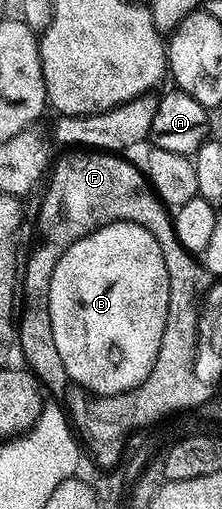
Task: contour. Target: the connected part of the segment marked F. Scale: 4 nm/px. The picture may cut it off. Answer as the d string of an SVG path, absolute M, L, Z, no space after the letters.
M74 148L69 152L62 152L59 158L57 155L48 174L50 191L43 196L42 207L38 210L38 243L31 248L30 255L24 258L24 265L20 270L20 309L16 314L16 346L20 354L22 350L22 358L26 361L23 362L25 369L38 379L48 394L48 389L50 389L50 394L54 397L51 399L54 400L61 400L72 386L68 372L64 368L64 360L60 360L60 352L56 352L56 339L52 336L52 316L50 315L52 272L56 272L56 264L60 264L60 256L64 256L64 252L68 252L68 248L72 248L76 240L88 236L93 230L99 230L117 222L140 224L140 228L152 232L152 236L156 236L156 244L166 246L166 250L178 250L180 244L174 231L171 211L158 199L145 173L139 167L137 170L126 158L129 157L119 156L114 152Z

